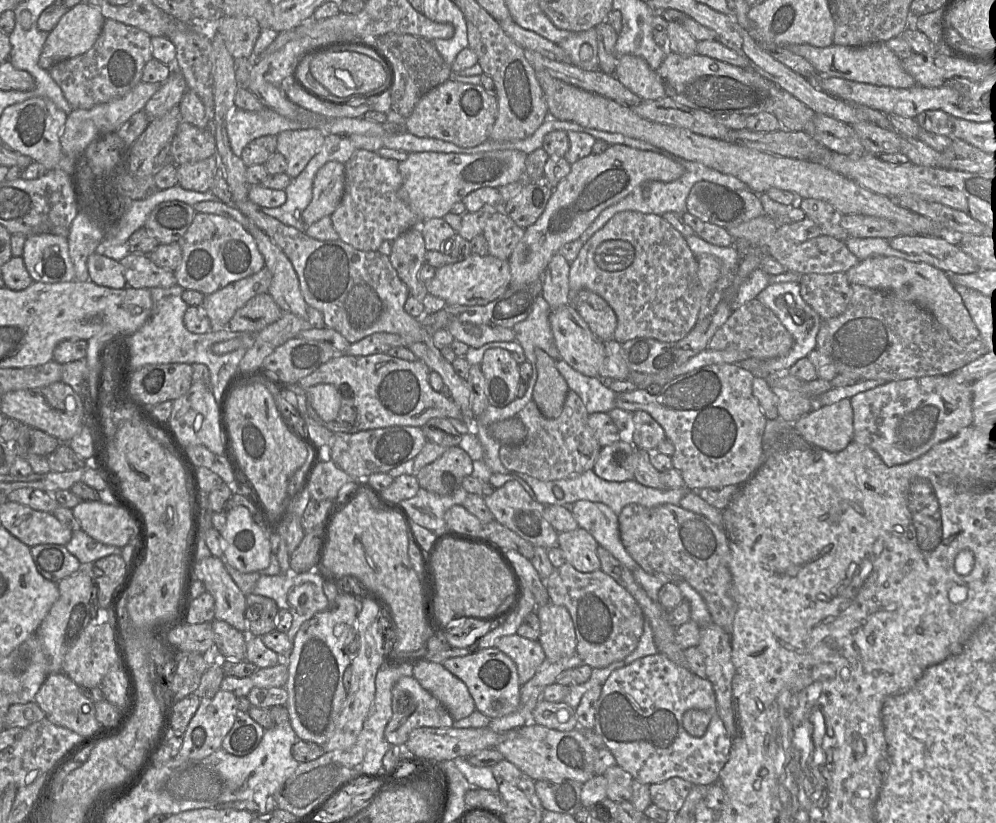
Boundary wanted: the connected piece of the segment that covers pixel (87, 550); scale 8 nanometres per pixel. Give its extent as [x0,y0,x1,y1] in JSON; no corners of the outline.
[65,529,122,564]

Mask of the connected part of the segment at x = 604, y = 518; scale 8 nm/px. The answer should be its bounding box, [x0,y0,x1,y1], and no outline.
[571,500,639,571]

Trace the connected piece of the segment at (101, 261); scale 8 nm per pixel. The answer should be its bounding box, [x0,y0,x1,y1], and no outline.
[87,252,127,289]

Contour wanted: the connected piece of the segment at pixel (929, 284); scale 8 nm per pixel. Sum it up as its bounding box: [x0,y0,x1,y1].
[846,256,980,344]

